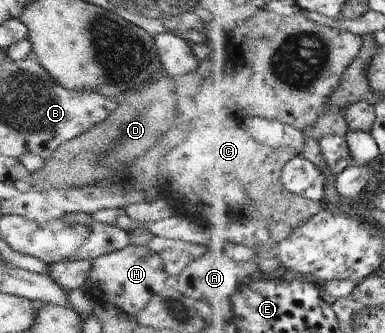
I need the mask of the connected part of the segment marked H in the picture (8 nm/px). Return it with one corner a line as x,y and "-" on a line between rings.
128,244
123,249
100,255
91,263
93,267
79,289
87,293
95,303
111,303
127,317
135,317
147,307
153,295
167,288
165,280
169,275
164,268
164,259
155,251
151,251
148,245

